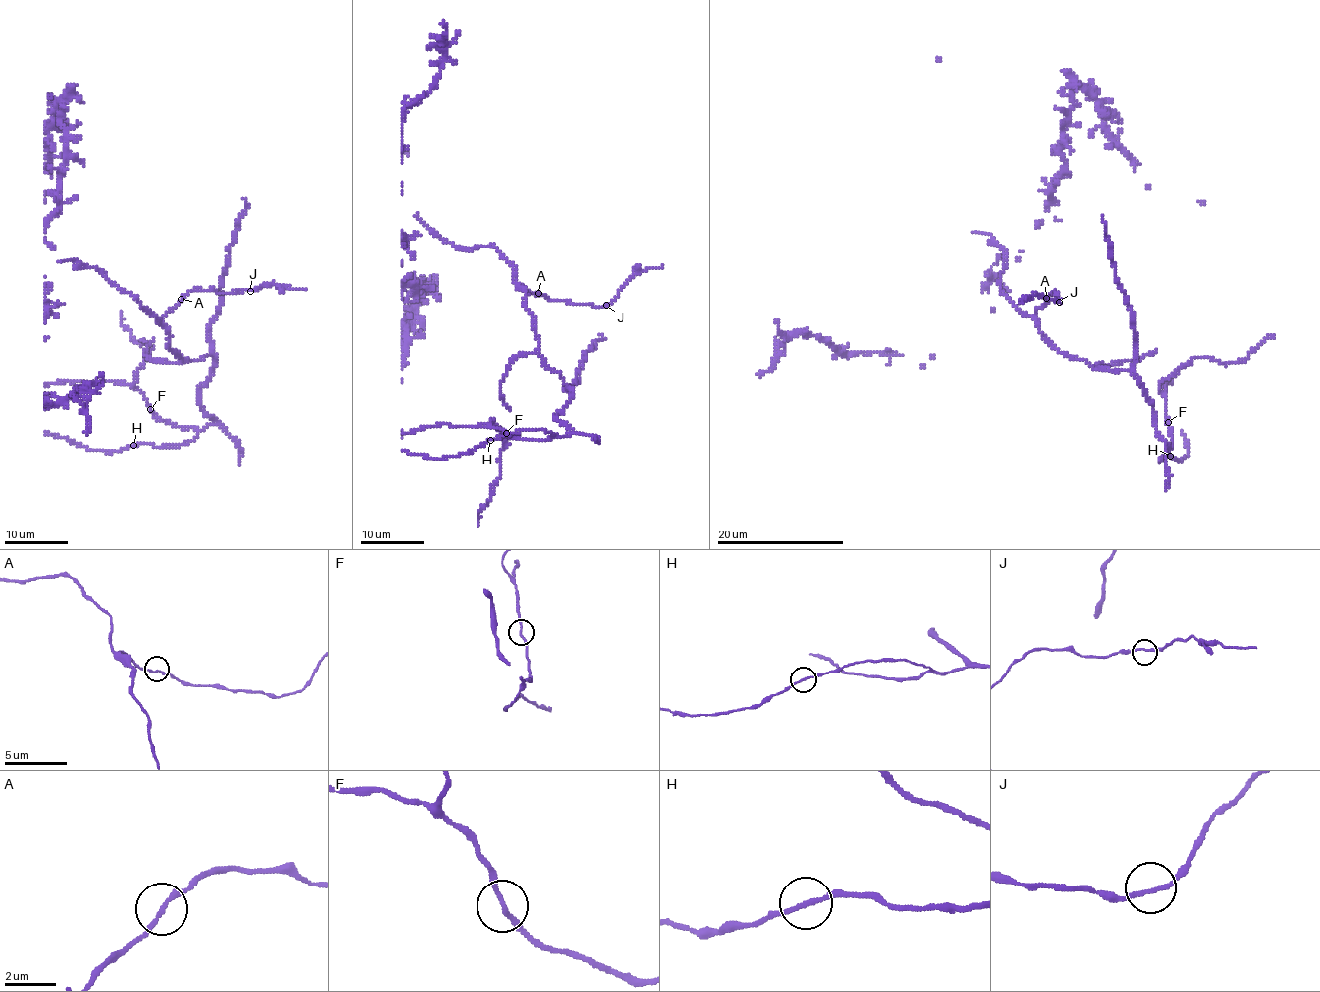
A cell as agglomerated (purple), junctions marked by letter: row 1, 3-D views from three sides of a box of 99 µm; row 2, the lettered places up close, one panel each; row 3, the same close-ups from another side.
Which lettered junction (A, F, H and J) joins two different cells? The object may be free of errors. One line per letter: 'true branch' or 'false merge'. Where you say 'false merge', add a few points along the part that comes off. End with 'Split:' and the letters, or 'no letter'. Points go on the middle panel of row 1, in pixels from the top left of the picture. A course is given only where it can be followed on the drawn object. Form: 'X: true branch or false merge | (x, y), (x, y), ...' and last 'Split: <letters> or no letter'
A: true branch
F: true branch
H: true branch
J: true branch
Split: no letter

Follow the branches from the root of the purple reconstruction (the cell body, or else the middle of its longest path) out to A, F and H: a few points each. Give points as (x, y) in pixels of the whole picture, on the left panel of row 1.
A: (148, 311), (157, 317), (159, 322), (181, 299)
F: (148, 311), (181, 362), (216, 358), (198, 392), (200, 406), (216, 420), (201, 430), (178, 427), (149, 409)
H: (148, 311), (181, 362), (216, 358), (198, 392), (200, 406), (216, 420), (181, 445), (133, 445)

